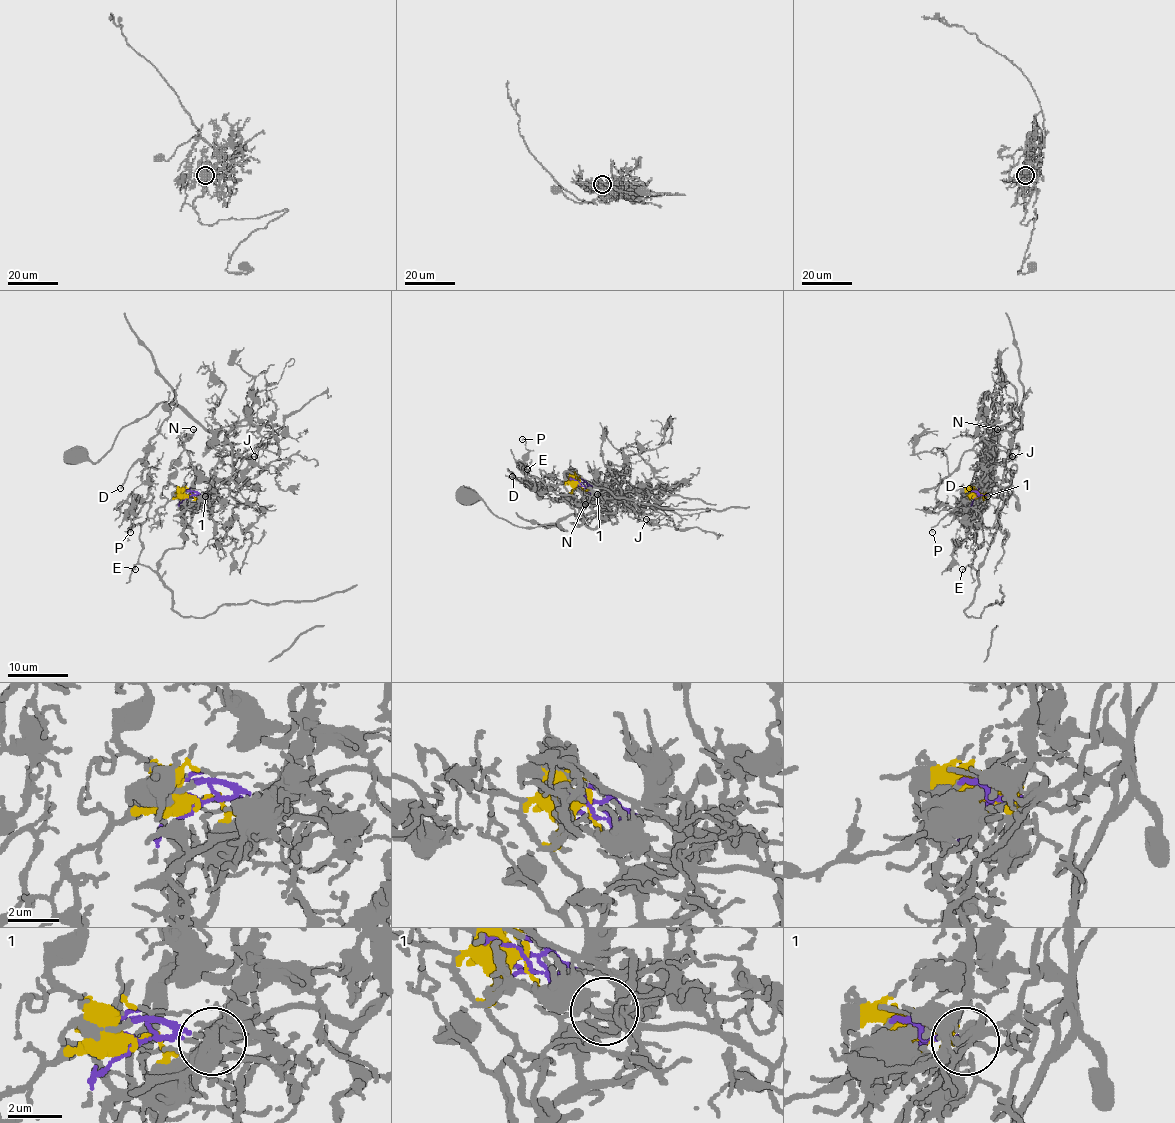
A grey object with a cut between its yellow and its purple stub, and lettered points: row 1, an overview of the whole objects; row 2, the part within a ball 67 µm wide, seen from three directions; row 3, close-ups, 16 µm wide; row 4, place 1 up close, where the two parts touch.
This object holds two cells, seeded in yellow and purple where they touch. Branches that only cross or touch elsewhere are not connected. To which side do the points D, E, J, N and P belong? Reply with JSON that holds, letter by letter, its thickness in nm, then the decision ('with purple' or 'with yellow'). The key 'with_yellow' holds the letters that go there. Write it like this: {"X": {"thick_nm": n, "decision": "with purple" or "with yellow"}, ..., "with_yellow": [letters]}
{"D": {"thick_nm": 220, "decision": "with yellow"}, "E": {"thick_nm": 190, "decision": "with yellow"}, "J": {"thick_nm": 120, "decision": "with yellow"}, "N": {"thick_nm": 220, "decision": "with yellow"}, "P": {"thick_nm": 100, "decision": "with yellow"}, "with_yellow": ["D", "E", "J", "N", "P"]}

